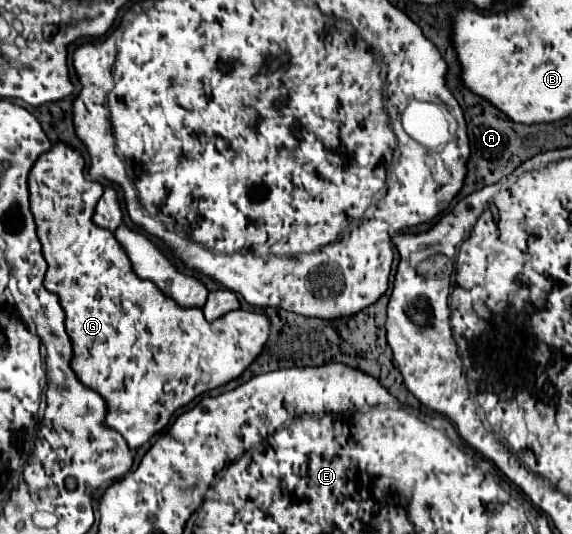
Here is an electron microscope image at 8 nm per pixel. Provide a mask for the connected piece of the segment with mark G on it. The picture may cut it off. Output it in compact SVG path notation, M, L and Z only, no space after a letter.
M62 141L54 143L30 169L28 189L38 239L48 263L44 287L58 295L66 313L66 331L74 349L70 367L86 387L106 399L108 413L104 423L118 431L132 451L162 431L174 411L188 405L198 395L238 379L262 353L262 347L270 337L270 319L266 313L236 309L208 323L202 307L182 307L172 297L166 297L152 281L140 279L134 273L132 263L114 233L92 221L104 187L84 171L84 157L80 151Z

